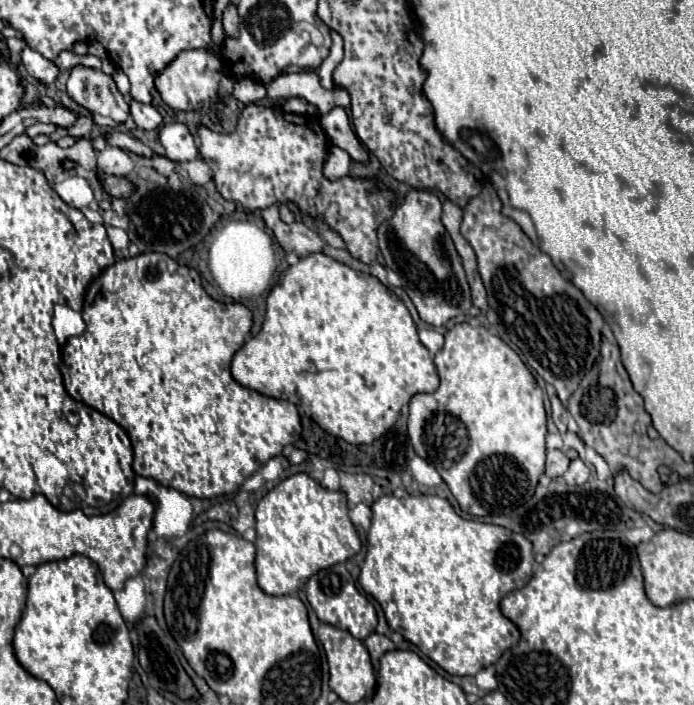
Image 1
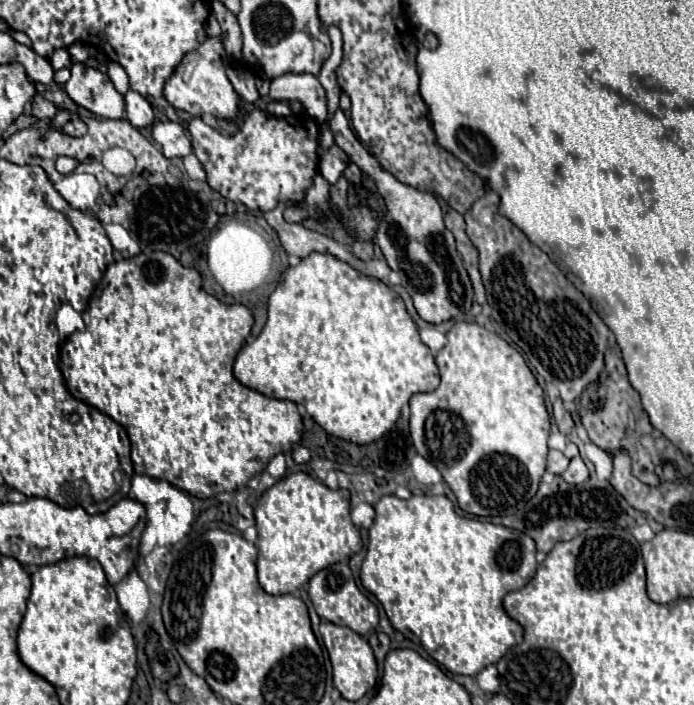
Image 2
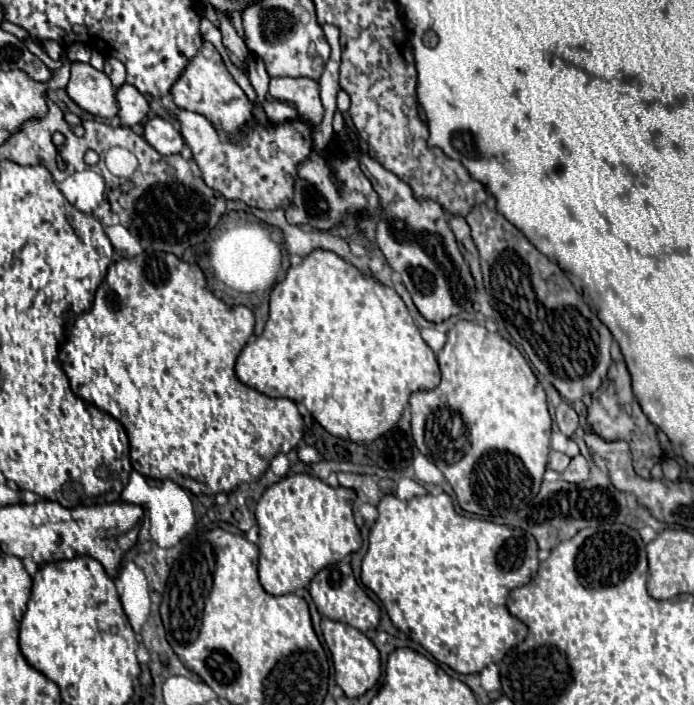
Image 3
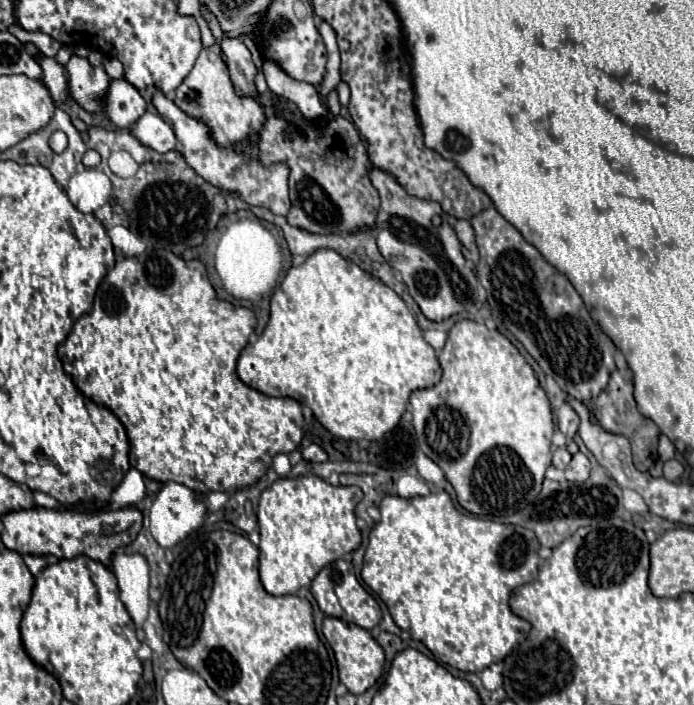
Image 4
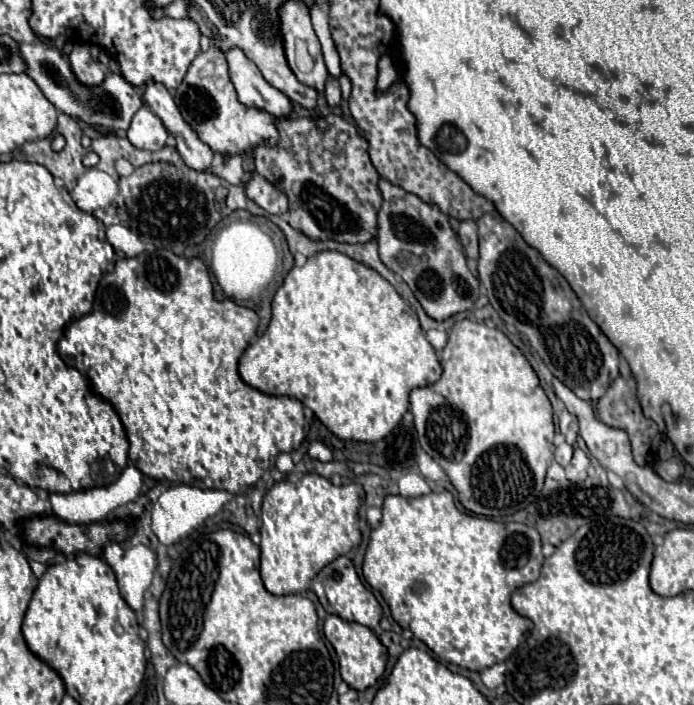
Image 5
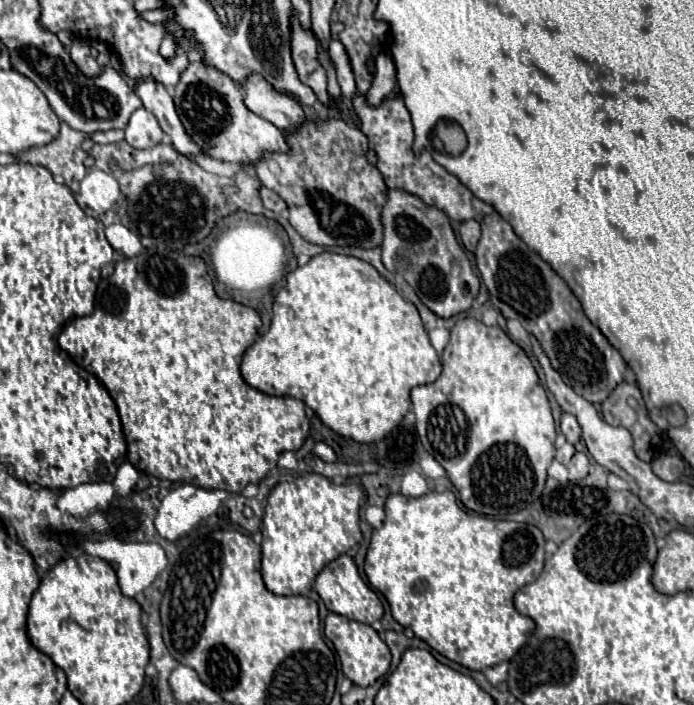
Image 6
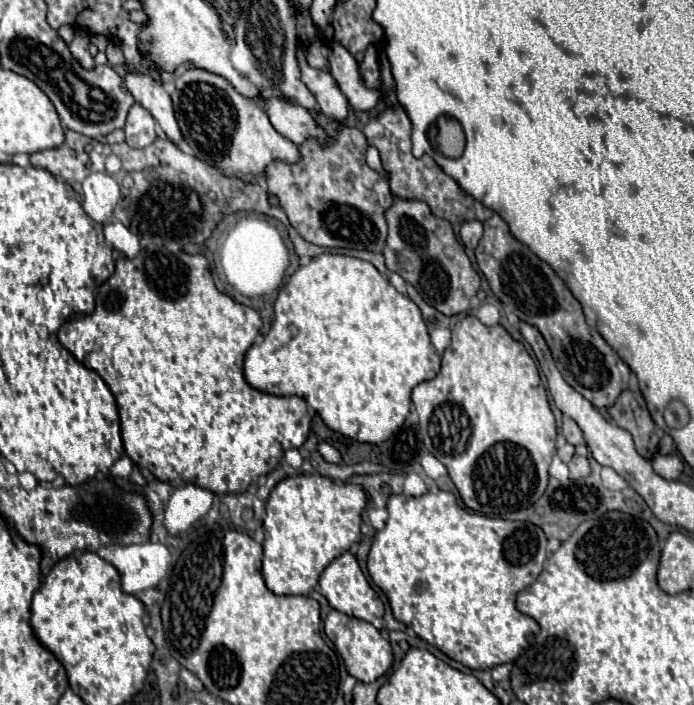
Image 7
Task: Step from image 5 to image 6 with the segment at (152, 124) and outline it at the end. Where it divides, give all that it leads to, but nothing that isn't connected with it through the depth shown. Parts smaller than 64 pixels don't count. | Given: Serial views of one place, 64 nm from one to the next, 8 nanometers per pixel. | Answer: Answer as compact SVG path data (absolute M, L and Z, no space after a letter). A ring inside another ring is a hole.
M138 108L130 116L130 122L126 126L126 142L132 148L154 148L162 142L162 138L164 132L152 112L148 112L146 108Z

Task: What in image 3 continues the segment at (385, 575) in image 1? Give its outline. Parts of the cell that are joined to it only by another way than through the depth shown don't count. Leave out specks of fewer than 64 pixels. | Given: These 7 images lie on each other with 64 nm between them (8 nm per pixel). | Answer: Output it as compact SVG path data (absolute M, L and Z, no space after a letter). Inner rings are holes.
M388 494L376 508L378 520L370 528L370 546L362 560L360 578L382 600L398 630L422 644L440 664L460 674L478 674L490 662L498 664L512 646L524 640L528 628L508 612L506 596L512 588L524 586L536 576L538 546L532 534L520 528L460 516L448 494L414 496L412 500L400 500Z

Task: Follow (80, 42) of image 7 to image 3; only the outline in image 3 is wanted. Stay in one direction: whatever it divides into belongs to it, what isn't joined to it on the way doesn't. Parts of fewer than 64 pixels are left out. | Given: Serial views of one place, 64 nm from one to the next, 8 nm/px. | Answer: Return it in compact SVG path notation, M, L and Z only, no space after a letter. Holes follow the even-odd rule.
M72 62L72 76L66 86L68 96L86 112L102 118L118 116L116 90L110 78L90 64Z

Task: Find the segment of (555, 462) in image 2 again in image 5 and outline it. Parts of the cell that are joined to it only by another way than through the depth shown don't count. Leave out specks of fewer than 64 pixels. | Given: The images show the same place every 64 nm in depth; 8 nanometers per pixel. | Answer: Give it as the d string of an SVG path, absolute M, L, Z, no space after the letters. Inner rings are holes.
M562 444L562 446L558 446L556 448L556 452L554 452L554 460L560 464L560 466L566 466L568 462L570 462L570 458L572 458L572 446L570 444Z

